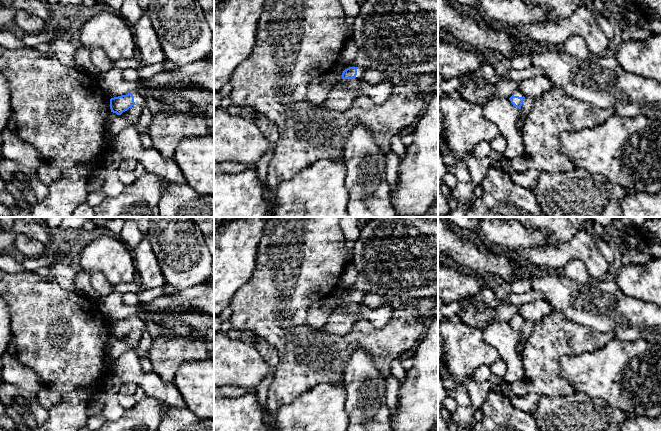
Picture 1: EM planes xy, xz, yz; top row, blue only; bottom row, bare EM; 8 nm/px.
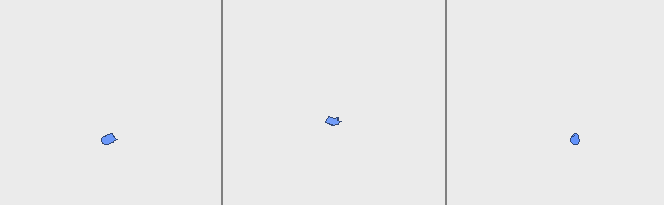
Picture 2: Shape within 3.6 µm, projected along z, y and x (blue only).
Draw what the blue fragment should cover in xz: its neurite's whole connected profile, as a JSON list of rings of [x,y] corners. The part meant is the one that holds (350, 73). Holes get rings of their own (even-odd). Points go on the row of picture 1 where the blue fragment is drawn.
[[[349,67],[342,73],[342,79],[362,79],[366,76],[366,69],[363,67]]]

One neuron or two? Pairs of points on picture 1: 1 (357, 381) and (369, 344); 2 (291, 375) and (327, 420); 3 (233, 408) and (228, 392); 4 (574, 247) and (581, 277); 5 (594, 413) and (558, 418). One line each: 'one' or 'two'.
1: two
2: two
3: two
4: two
5: one

